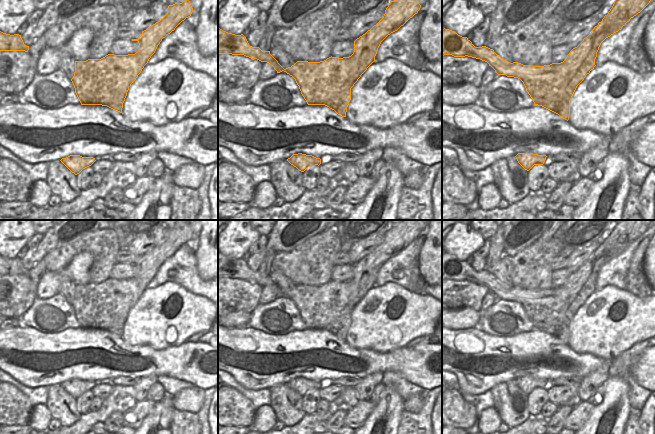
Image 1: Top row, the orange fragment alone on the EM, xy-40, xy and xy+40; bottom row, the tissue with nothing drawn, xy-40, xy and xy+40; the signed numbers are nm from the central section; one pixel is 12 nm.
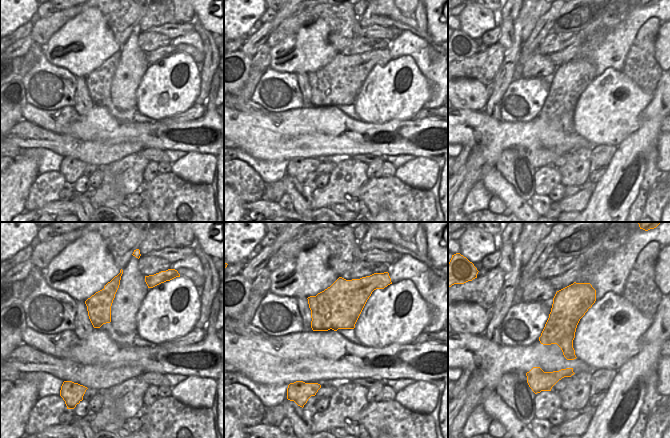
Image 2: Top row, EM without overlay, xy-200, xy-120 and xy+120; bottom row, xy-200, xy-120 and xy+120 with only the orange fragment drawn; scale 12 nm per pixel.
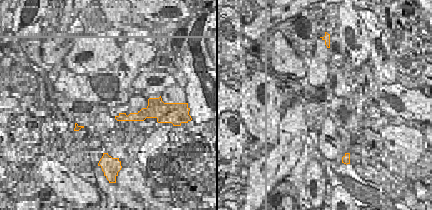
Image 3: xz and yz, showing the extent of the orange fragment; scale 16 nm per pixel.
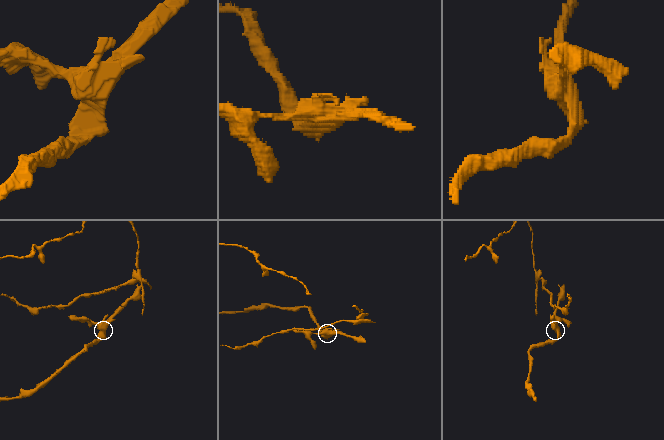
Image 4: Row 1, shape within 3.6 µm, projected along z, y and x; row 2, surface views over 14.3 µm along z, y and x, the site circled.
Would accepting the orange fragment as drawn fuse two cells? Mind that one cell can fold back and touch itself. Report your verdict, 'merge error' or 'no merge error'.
merge error

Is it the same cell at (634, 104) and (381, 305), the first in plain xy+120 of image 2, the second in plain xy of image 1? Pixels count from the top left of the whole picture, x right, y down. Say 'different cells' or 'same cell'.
same cell

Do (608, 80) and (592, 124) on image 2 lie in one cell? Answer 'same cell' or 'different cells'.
same cell

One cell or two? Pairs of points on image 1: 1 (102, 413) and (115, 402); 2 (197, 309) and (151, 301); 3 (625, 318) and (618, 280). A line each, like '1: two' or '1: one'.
1: one
2: one
3: two

